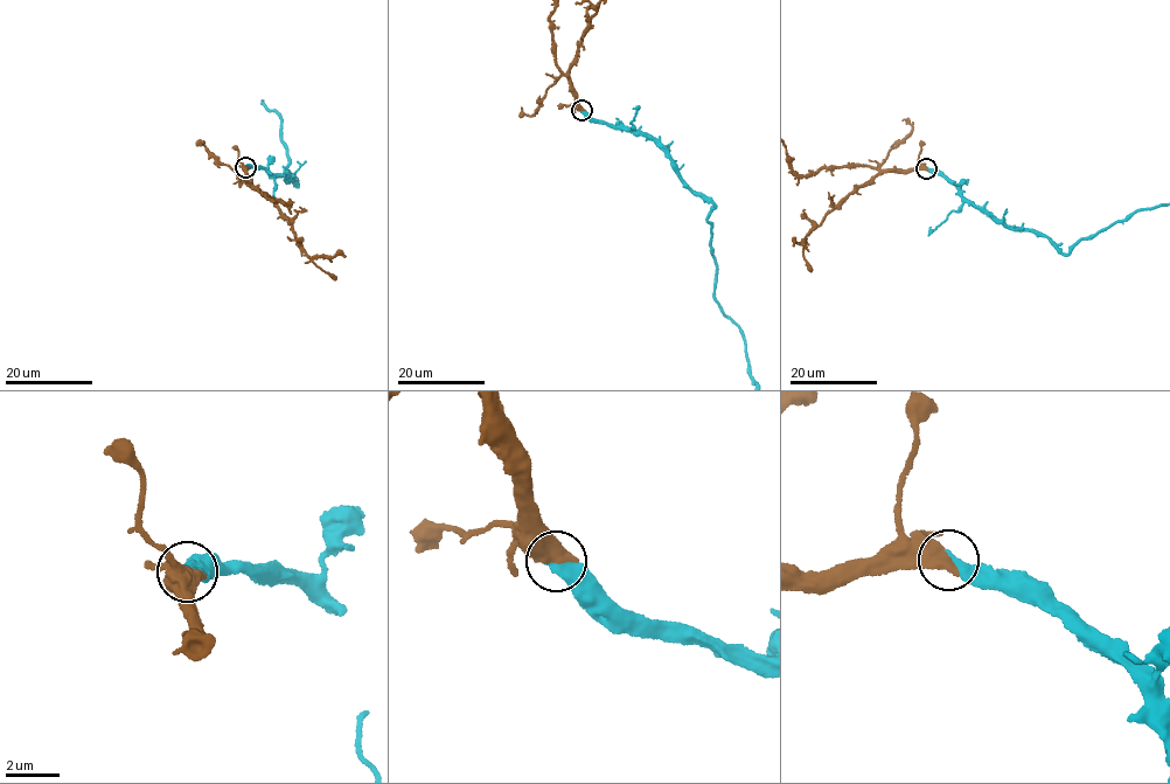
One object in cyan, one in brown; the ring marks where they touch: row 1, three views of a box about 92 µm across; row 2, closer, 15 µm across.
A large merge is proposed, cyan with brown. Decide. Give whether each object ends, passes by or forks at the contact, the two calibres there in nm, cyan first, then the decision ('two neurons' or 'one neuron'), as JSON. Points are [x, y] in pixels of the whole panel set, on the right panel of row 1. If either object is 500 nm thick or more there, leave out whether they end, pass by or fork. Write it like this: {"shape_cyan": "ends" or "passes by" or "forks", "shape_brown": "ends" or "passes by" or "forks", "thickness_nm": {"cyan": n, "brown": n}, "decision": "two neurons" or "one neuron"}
{"thickness_nm": {"cyan": 440, "brown": 650}, "decision": "one neuron"}

